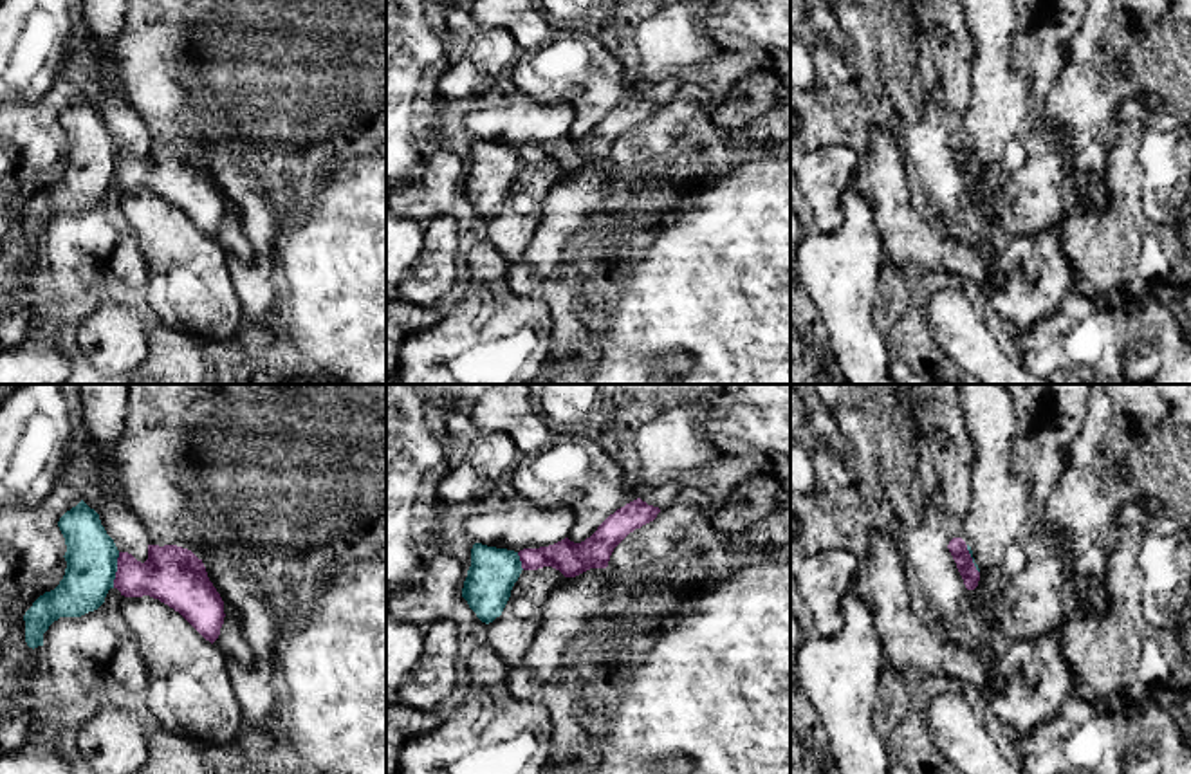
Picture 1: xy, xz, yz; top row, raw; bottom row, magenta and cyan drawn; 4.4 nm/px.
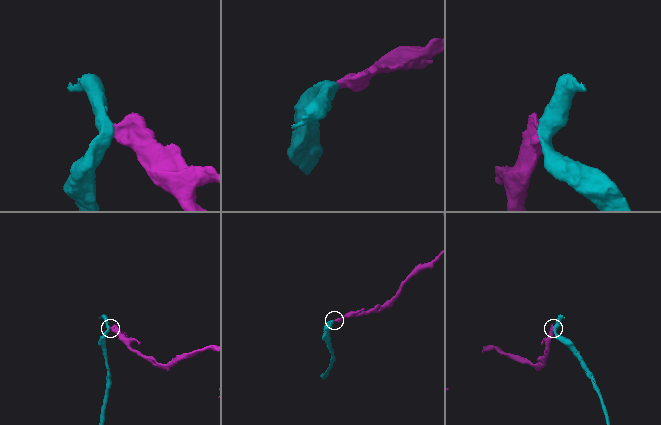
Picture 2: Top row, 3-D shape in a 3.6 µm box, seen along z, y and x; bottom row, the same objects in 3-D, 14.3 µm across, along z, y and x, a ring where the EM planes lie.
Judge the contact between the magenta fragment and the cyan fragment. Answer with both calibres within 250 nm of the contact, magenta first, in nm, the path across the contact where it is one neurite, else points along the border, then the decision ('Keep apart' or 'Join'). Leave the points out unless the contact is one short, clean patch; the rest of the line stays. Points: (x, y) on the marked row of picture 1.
Thickness 260 nm (magenta) against 220 nm. Boundary: xy (120, 552), (112, 587). Keep apart

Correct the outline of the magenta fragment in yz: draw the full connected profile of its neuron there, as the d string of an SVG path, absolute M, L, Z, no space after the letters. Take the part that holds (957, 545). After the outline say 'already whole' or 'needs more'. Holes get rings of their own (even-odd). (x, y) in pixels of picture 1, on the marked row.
M953 538L947 545L956 568L964 579L964 585L967 590L974 590L978 586L980 581L980 572L976 570L973 557L967 550L967 545L962 538Z | already whole

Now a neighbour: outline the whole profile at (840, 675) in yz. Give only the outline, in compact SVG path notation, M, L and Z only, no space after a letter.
M852 581L836 637L808 639L798 650L799 689L817 709L841 774L888 774L884 742L873 731L873 702L888 664L875 613Z

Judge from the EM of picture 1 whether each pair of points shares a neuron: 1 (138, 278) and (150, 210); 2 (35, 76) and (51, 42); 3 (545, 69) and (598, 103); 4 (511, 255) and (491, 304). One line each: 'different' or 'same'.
1: different
2: same
3: same
4: different

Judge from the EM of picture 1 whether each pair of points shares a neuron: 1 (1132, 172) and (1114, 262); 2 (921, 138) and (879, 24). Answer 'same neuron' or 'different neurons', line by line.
1: same neuron
2: same neuron

